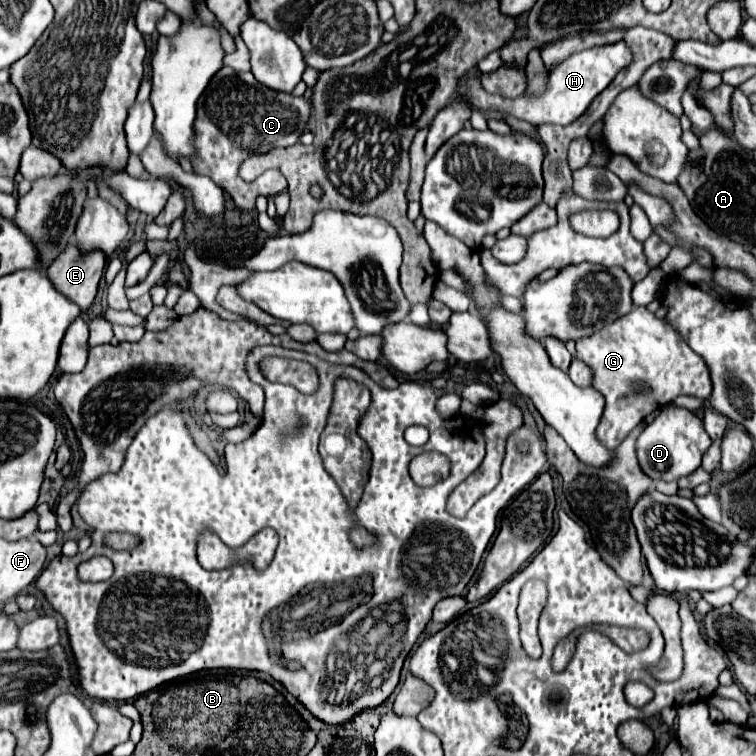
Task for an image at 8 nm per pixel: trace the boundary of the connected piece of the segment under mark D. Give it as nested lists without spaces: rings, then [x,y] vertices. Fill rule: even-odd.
[[[669,405],[661,409],[661,415],[655,417],[651,425],[643,429],[637,439],[637,459],[641,469],[653,481],[677,481],[689,473],[693,473],[701,465],[703,453],[709,449],[711,439],[703,427],[703,419],[699,419],[689,409]]]

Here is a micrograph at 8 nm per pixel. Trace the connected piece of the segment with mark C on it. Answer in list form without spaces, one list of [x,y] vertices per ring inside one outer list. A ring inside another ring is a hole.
[[[223,67],[215,73],[197,101],[197,117],[193,123],[193,171],[197,175],[211,177],[233,197],[239,209],[253,211],[259,195],[275,197],[287,189],[287,181],[279,171],[267,169],[255,181],[247,183],[239,177],[241,163],[251,155],[263,155],[275,147],[291,147],[297,143],[301,133],[307,129],[305,119],[309,119],[309,99],[275,93],[273,89],[265,89],[265,85],[257,83],[253,73],[239,73],[231,67]]]

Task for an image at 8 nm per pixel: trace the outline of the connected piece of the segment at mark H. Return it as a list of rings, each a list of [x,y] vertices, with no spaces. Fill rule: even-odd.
[[[619,41],[619,43],[613,43],[613,45],[593,47],[593,49],[573,53],[571,57],[567,57],[559,67],[555,67],[555,71],[549,73],[547,91],[543,95],[537,95],[537,97],[521,95],[517,99],[493,97],[491,93],[485,93],[479,79],[467,79],[467,81],[461,81],[459,89],[453,93],[451,99],[465,97],[465,99],[469,99],[473,103],[473,109],[511,113],[517,119],[523,119],[523,121],[527,121],[527,123],[531,123],[535,127],[545,125],[545,123],[569,125],[569,121],[575,121],[577,117],[581,117],[581,113],[585,113],[585,109],[591,105],[593,97],[597,97],[613,81],[613,77],[621,69],[625,69],[625,65],[629,65],[631,61],[633,61],[633,57],[629,53],[629,47],[623,41]]]

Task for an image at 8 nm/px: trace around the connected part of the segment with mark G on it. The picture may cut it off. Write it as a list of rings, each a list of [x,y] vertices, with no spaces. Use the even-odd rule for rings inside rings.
[[[635,307],[625,317],[613,321],[611,325],[605,325],[605,329],[601,329],[599,333],[579,339],[577,341],[577,357],[589,365],[589,369],[593,371],[591,387],[595,387],[607,401],[605,413],[597,427],[597,441],[601,445],[605,445],[607,449],[617,449],[621,445],[621,441],[631,433],[633,427],[637,427],[655,409],[673,403],[675,397],[693,395],[693,397],[699,397],[705,401],[711,395],[711,377],[709,377],[705,361],[697,353],[693,353],[693,349],[689,349],[689,345],[685,345],[685,341],[681,341],[681,337],[677,335],[677,331],[671,325],[665,325],[663,319],[657,319],[645,307]],[[639,379],[649,385],[649,391],[637,395],[631,389],[631,383],[639,381]]]

